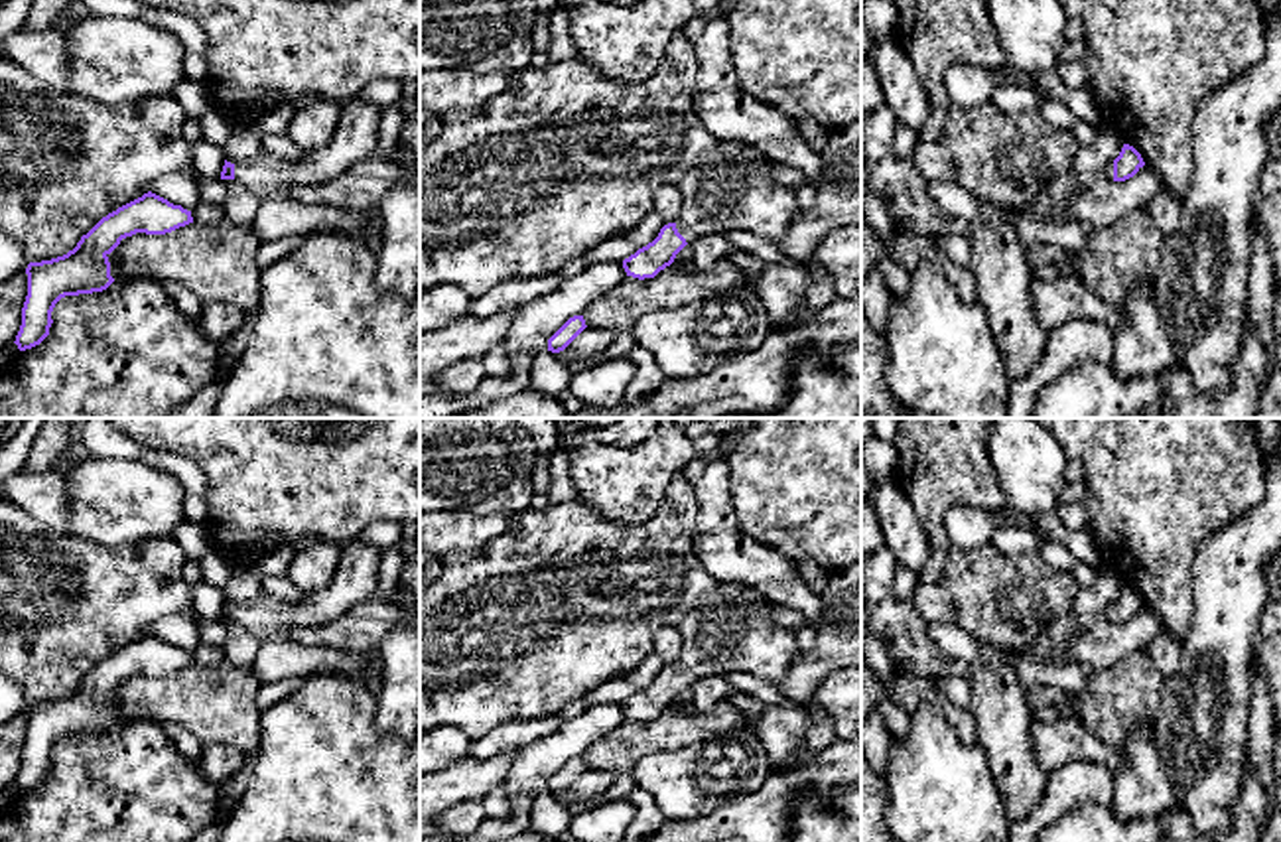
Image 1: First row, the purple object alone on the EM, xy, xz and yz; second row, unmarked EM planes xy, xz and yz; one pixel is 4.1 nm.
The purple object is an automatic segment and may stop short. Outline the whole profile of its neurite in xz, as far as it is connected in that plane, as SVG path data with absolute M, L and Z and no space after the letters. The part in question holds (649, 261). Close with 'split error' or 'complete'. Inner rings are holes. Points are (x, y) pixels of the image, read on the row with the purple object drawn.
M719 140L682 175L682 213L676 223L623 260L627 276L654 278L696 239L747 231L778 243L800 213L792 189L776 183L767 158L751 144Z | split error

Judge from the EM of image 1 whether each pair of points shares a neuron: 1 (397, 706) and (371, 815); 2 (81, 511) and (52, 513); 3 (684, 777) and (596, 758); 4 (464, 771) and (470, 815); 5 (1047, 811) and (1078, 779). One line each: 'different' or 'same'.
1: different
2: different
3: different
4: different
5: same

